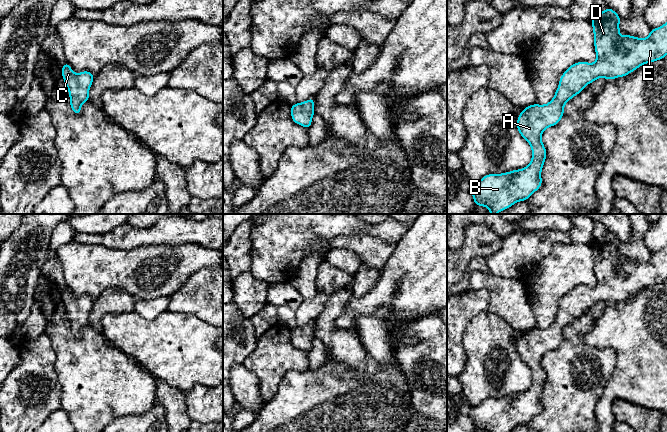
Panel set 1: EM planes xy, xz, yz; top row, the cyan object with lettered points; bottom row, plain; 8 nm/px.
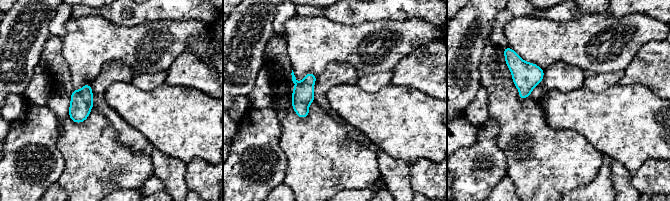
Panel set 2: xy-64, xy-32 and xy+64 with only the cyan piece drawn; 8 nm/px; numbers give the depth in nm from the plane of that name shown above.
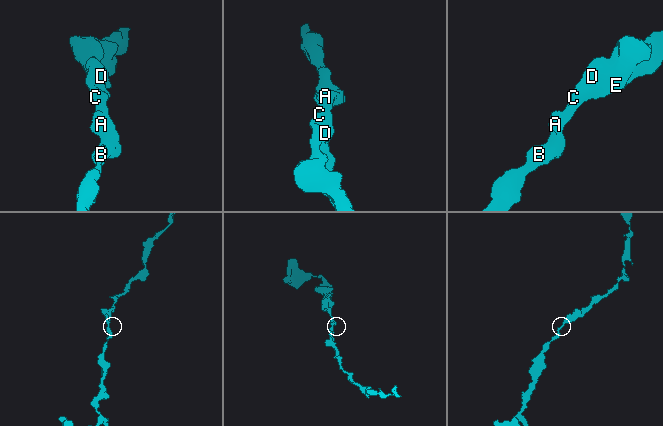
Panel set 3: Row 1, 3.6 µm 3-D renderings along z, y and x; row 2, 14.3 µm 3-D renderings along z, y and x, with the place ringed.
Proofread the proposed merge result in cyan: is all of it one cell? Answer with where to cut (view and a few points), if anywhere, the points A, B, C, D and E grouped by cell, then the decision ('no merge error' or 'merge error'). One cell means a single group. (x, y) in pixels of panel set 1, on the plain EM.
no cut | A B C D E | no merge error

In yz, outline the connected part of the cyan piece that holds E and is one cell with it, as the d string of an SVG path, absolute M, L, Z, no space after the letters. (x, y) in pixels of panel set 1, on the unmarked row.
M609 231L601 237L594 238L591 248L594 257L596 286L593 288L588 286L576 286L572 288L560 301L559 311L553 323L548 328L533 328L524 332L517 341L517 353L523 363L532 372L532 384L525 392L502 398L487 398L481 404L472 407L471 418L475 430L509 432L518 425L527 424L542 409L541 395L544 390L547 375L542 367L541 360L546 352L555 350L562 343L564 329L575 319L582 316L586 309L600 301L607 304L625 301L640 290L667 280L667 246L656 253L650 254L648 261L645 263L624 257L617 269L616 264L620 259L620 245L619 239Z

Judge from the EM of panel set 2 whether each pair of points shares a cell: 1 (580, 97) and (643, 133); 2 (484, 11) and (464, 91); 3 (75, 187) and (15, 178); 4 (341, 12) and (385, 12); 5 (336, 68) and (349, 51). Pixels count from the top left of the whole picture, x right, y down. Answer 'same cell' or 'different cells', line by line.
1: same cell
2: same cell
3: different cells
4: same cell
5: different cells

